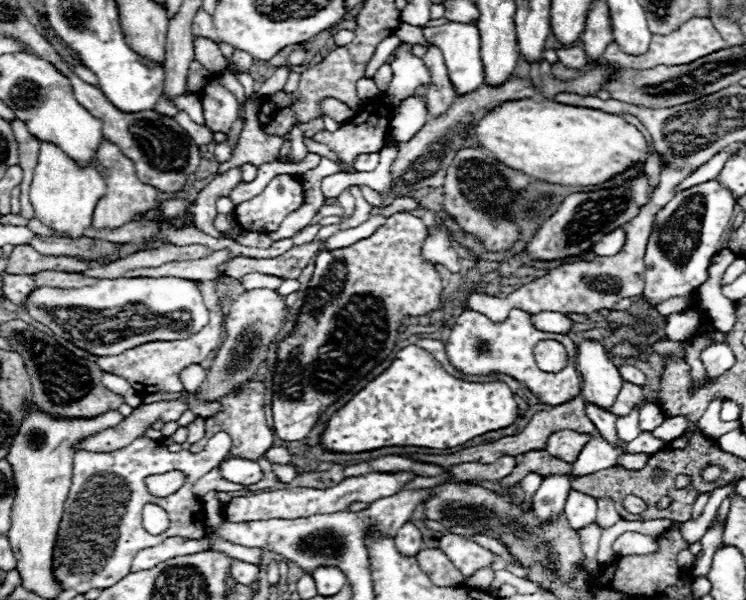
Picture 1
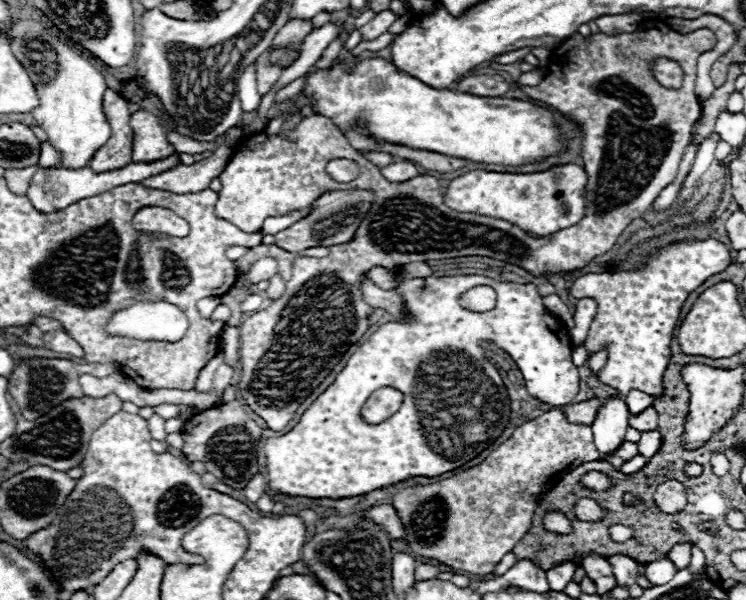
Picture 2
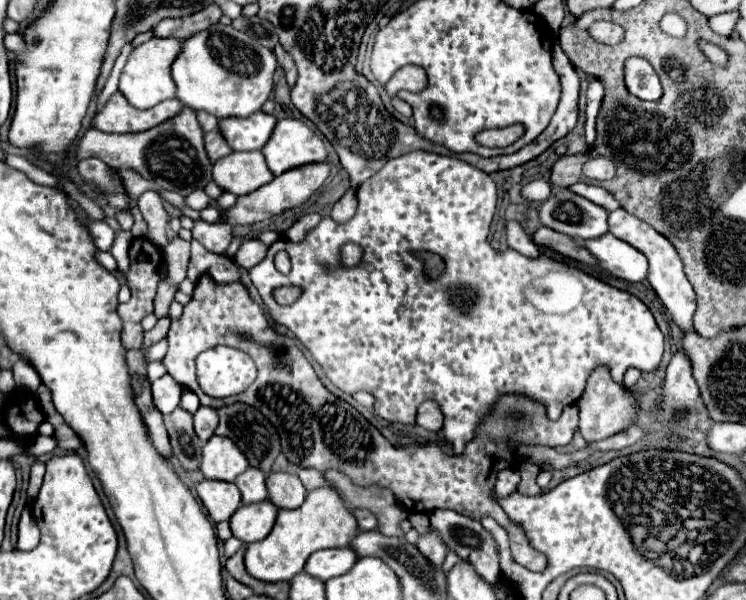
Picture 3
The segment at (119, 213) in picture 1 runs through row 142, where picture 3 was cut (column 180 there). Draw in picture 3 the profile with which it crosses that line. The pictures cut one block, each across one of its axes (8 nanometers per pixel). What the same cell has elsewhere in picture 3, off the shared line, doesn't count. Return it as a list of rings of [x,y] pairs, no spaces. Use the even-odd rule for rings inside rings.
[[[116,92],[106,102],[104,110],[94,116],[92,128],[102,130],[102,132],[118,132],[118,134],[144,132],[144,130],[150,130],[152,126],[162,124],[164,120],[170,120],[182,108],[184,104],[172,98],[172,100],[160,102],[154,108],[140,110],[140,108],[132,108],[132,104],[128,104],[128,100],[124,100],[124,96]]]

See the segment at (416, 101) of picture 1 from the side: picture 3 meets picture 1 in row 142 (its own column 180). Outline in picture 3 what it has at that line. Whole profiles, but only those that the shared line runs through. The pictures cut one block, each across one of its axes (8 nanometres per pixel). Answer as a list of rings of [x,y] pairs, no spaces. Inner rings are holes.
[[[184,392],[182,394],[182,400],[180,400],[180,404],[184,406],[184,410],[188,410],[190,414],[194,414],[196,410],[198,410],[198,406],[200,406],[200,402],[198,402],[198,396],[194,394],[194,392]]]

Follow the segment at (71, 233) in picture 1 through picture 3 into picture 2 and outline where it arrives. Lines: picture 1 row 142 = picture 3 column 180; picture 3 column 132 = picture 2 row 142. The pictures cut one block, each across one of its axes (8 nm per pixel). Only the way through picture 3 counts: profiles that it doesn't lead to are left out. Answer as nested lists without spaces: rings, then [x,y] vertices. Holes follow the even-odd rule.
[[[18,20],[12,34],[12,54],[28,68],[30,80],[36,84],[40,96],[40,106],[32,110],[34,120],[46,132],[50,144],[62,154],[64,168],[78,170],[88,166],[96,150],[110,138],[110,124],[102,110],[102,94],[106,90],[102,72],[88,64],[86,58],[76,54],[58,36],[46,32],[38,22]]]

